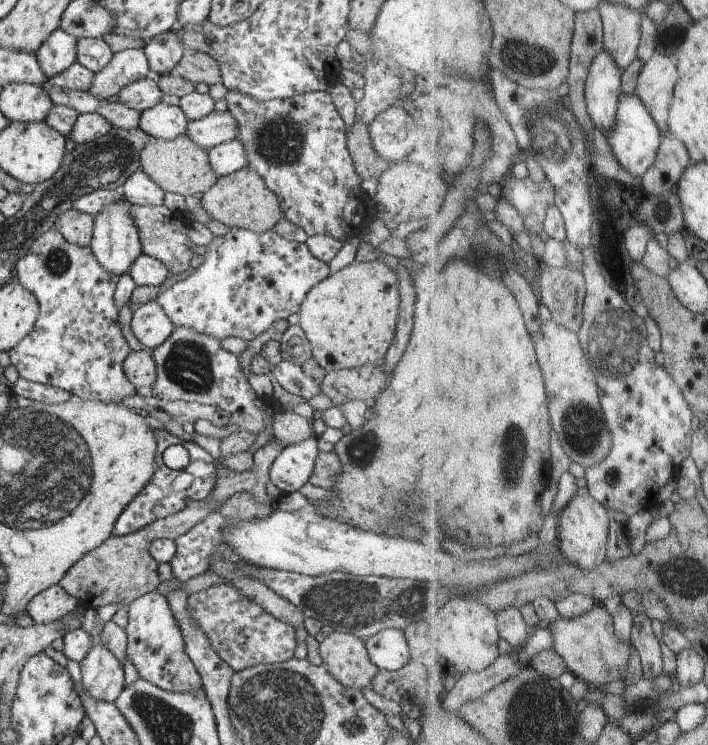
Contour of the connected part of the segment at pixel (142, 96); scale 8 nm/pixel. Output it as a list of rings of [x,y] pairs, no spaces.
[[[154,76],[129,82],[118,92],[118,101],[139,113],[152,108],[161,101],[163,92],[160,90]]]

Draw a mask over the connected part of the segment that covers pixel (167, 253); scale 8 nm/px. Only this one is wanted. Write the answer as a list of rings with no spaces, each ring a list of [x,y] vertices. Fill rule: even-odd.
[[[163,204],[157,207],[132,205],[131,215],[138,227],[141,249],[144,254],[158,259],[167,268],[170,275],[188,270],[190,260],[195,255],[193,249],[196,246],[191,244],[188,238],[188,226],[182,220],[178,220],[174,212]]]

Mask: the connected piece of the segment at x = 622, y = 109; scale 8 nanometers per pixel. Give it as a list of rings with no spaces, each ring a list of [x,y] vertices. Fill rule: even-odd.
[[[624,93],[621,96],[617,123],[613,131],[607,132],[607,137],[622,166],[625,166],[626,170],[629,170],[634,176],[643,177],[656,164],[666,132],[661,129],[660,123],[649,111],[649,107],[646,106],[640,95]]]

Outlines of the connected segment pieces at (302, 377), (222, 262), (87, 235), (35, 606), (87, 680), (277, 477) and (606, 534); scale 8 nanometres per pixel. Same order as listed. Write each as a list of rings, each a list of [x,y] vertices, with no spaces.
[[[284,359],[272,369],[280,386],[300,398],[309,401],[322,391],[322,384],[306,374],[298,363],[294,363],[294,360]]]
[[[234,227],[228,234],[215,236],[207,247],[202,265],[184,280],[178,280],[168,289],[160,291],[155,301],[175,327],[188,327],[220,341],[228,337],[254,340],[277,320],[298,313],[310,289],[331,274],[328,264],[318,260],[306,243],[286,240],[274,229],[258,234]]]
[[[70,208],[52,221],[52,227],[68,242],[88,247],[93,235],[93,215]]]
[[[58,583],[35,594],[25,610],[35,623],[49,623],[71,614],[77,606],[77,598]]]
[[[85,609],[81,628],[91,638],[89,651],[79,662],[82,688],[95,699],[114,703],[126,687],[125,670],[116,656],[102,644],[103,626],[98,621],[96,609]]]
[[[317,436],[295,445],[286,445],[274,458],[269,470],[269,480],[282,494],[300,490],[312,476],[318,456]]]
[[[576,495],[562,510],[559,520],[559,544],[567,561],[583,569],[595,569],[609,558],[612,518],[610,508],[594,495]]]

